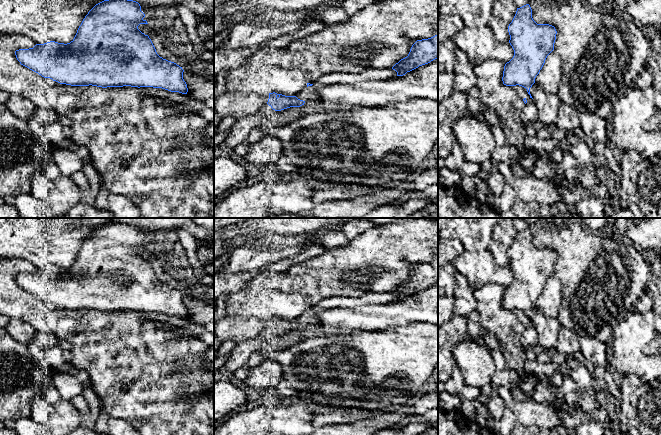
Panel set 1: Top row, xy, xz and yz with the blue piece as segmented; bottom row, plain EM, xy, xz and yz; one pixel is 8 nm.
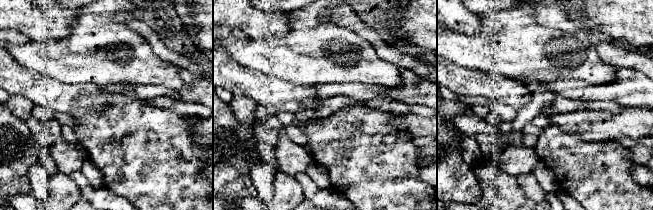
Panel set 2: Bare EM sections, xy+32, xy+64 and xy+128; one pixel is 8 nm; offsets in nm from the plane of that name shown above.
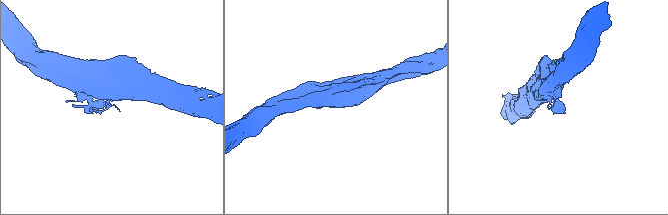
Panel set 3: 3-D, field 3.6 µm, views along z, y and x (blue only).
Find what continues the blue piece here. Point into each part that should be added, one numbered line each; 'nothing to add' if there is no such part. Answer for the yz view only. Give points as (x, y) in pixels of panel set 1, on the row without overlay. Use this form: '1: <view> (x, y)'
nothing to add

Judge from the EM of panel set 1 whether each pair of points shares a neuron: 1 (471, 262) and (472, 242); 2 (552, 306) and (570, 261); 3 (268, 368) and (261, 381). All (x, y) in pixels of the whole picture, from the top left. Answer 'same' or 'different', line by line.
1: different
2: different
3: same

